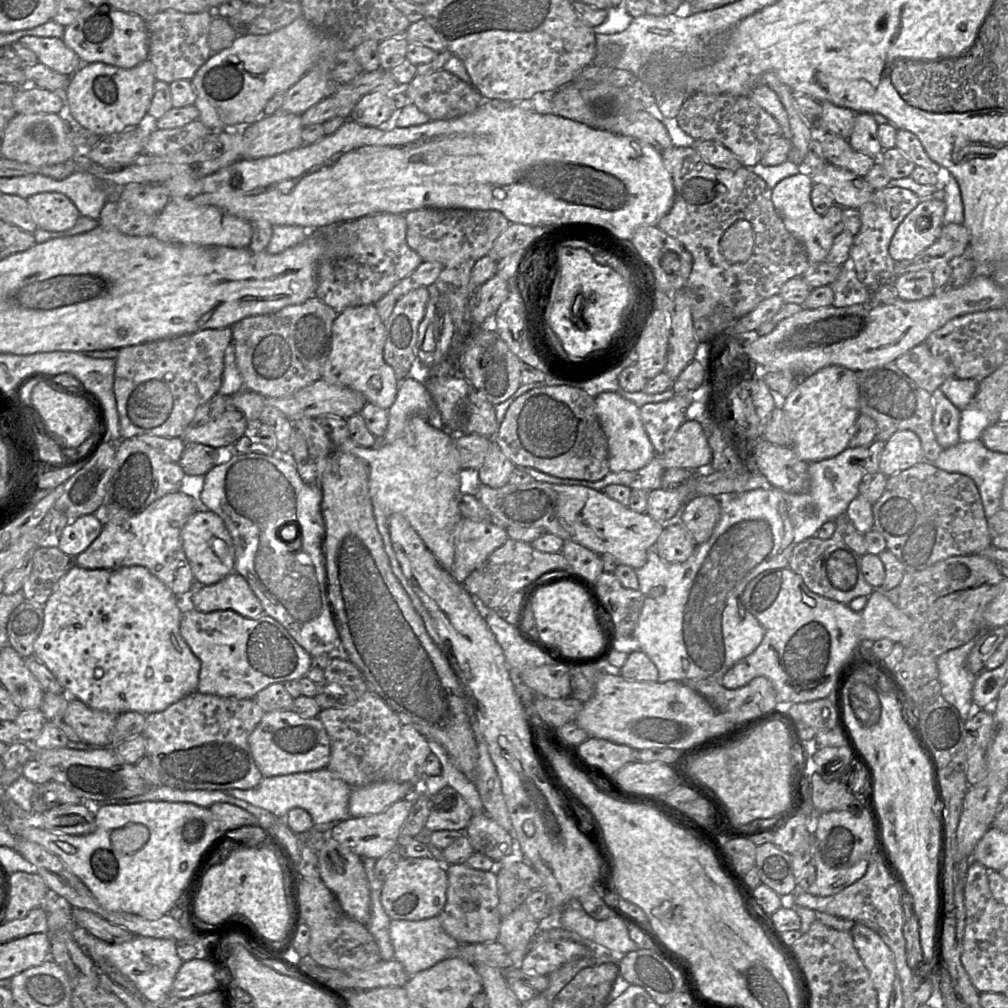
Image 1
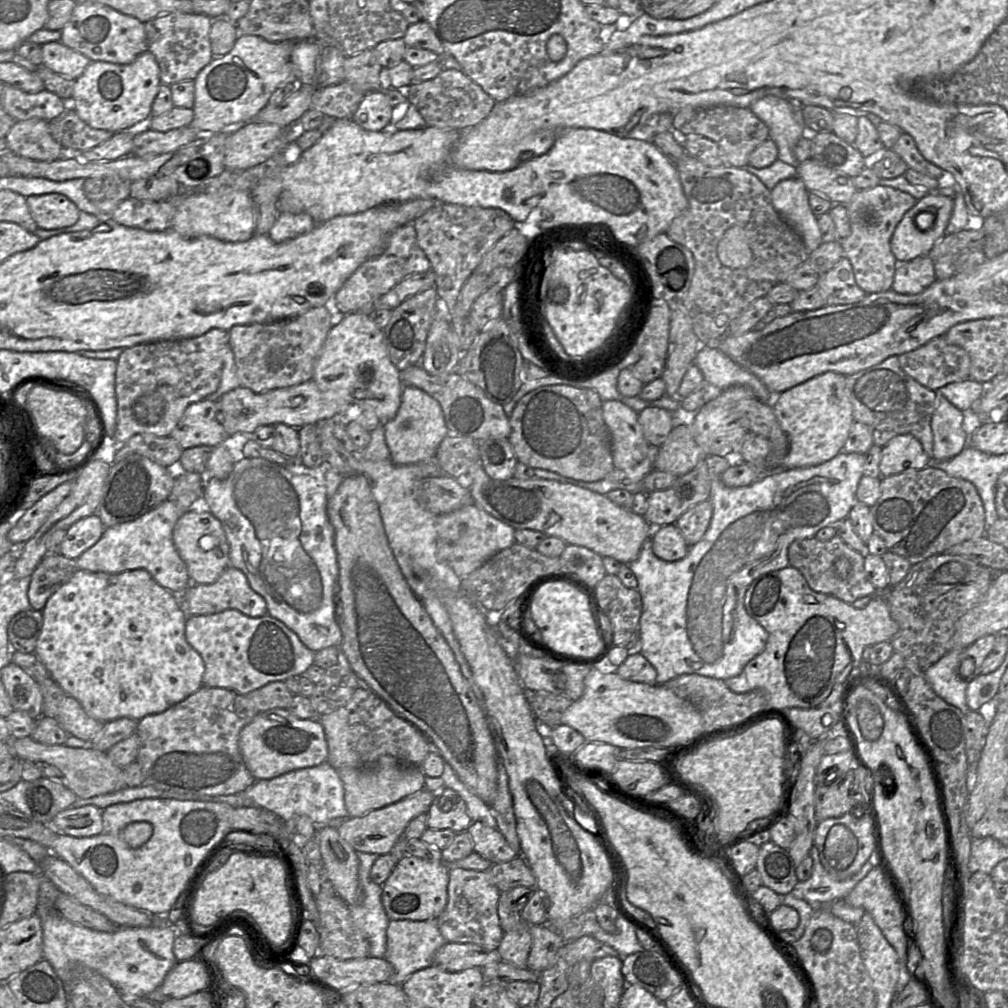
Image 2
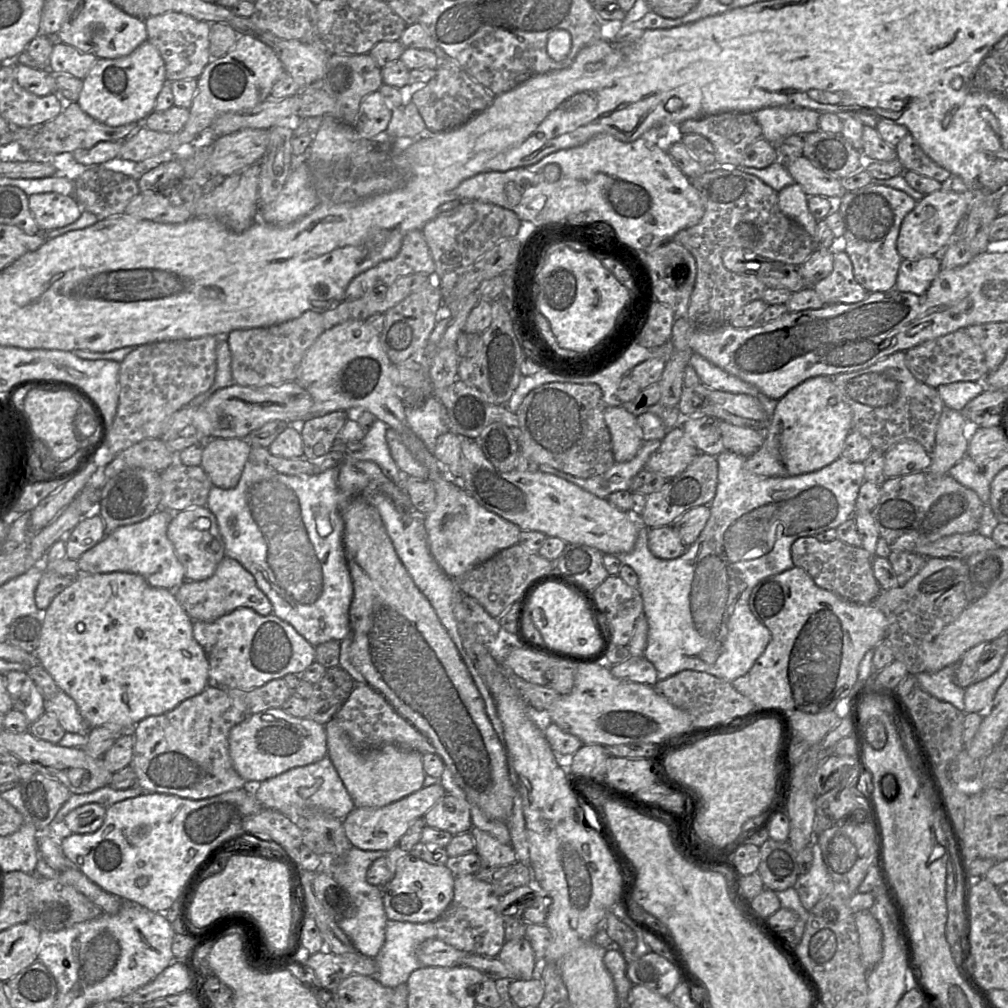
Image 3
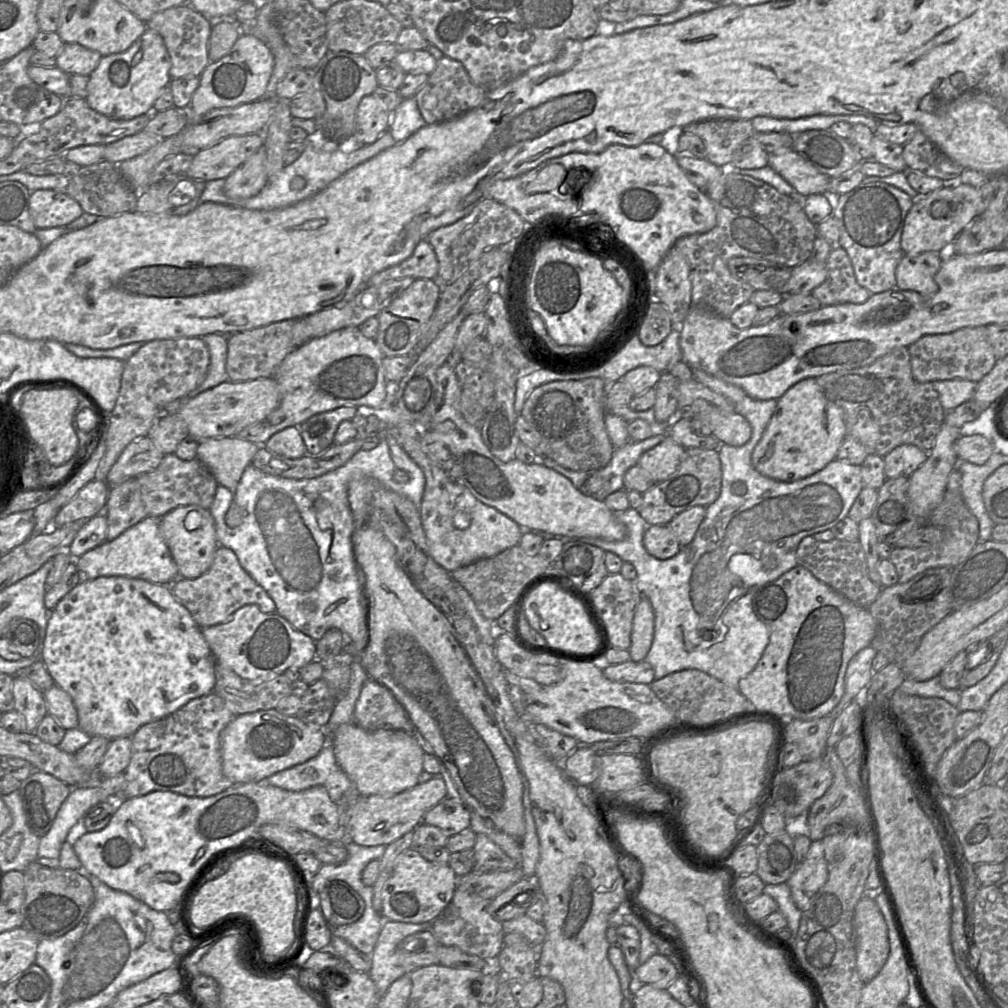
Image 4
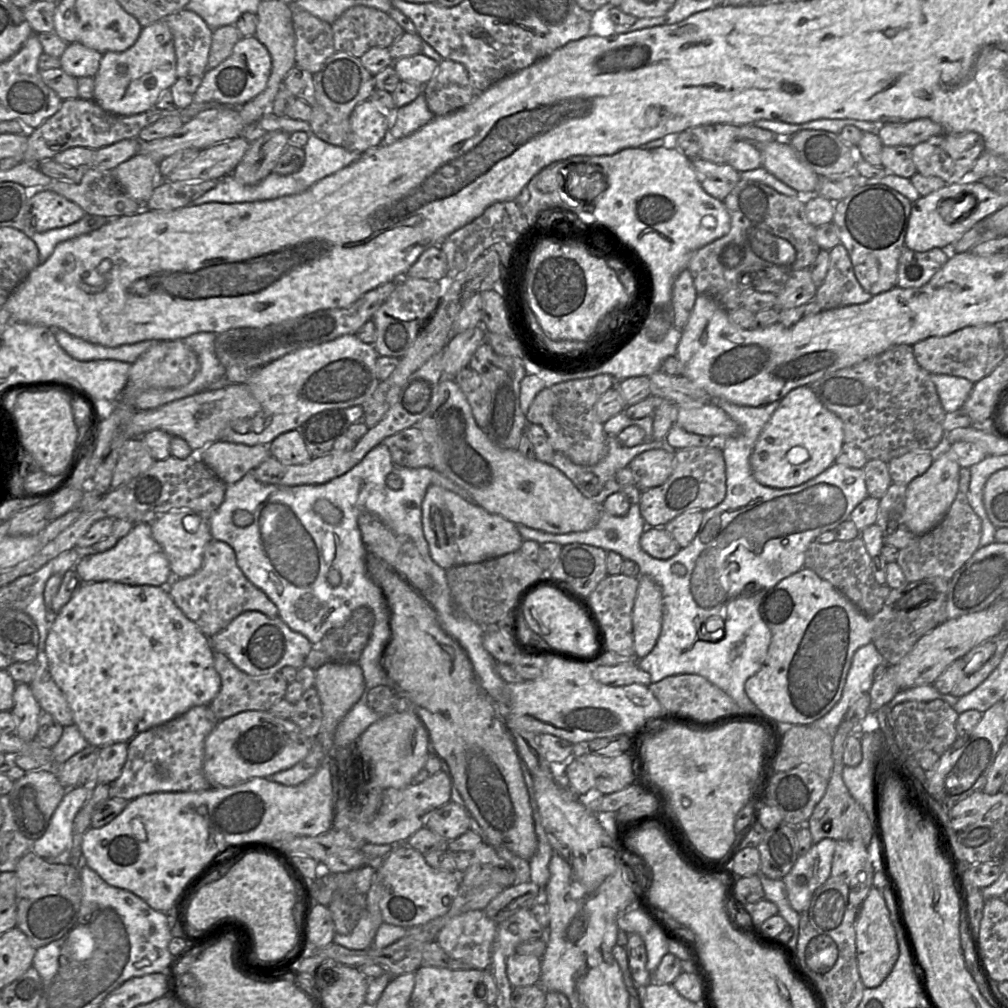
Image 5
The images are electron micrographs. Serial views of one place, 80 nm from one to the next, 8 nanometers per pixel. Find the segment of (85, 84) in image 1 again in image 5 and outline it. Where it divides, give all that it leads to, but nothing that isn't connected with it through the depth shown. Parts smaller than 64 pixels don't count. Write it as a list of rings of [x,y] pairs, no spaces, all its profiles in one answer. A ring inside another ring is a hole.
[[[164,20],[143,27],[137,41],[123,52],[106,52],[93,77],[94,102],[104,110],[123,116],[143,113],[155,107],[161,94],[178,79],[171,30]]]

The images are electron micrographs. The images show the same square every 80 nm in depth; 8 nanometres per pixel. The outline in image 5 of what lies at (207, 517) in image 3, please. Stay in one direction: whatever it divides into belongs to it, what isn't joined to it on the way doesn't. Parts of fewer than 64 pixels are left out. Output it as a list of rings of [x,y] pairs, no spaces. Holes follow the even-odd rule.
[[[177,508],[164,513],[150,524],[152,537],[161,546],[170,563],[172,577],[185,578],[201,568],[205,548],[212,540],[208,519],[190,508]]]

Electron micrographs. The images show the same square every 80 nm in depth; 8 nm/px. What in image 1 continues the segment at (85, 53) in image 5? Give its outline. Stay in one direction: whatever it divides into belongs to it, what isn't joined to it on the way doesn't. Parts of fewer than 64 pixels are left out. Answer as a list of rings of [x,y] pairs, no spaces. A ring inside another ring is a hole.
[[[22,37],[19,42],[35,53],[38,63],[62,75],[72,76],[83,62],[59,38]]]

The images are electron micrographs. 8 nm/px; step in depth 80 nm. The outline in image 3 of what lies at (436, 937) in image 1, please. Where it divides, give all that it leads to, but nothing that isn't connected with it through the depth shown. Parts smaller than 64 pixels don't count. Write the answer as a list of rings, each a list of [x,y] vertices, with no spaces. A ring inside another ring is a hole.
[[[388,919],[384,944],[374,958],[376,973],[371,977],[374,977],[383,986],[392,989],[401,984],[405,984],[410,974],[422,967],[416,956],[417,947],[430,938],[436,938],[434,922],[410,923]]]

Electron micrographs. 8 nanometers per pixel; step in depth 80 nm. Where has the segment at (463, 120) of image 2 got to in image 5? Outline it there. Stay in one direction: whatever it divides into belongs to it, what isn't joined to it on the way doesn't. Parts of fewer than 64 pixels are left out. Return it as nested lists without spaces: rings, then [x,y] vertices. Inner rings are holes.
[[[443,59],[434,76],[423,86],[429,110],[435,116],[453,113],[472,102],[477,92],[461,63]]]

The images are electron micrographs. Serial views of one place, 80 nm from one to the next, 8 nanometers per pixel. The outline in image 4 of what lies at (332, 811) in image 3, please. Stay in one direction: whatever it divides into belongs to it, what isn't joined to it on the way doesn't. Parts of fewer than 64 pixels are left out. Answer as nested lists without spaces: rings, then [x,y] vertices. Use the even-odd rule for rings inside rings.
[[[331,743],[326,744],[310,760],[275,773],[258,783],[292,792],[323,786],[335,803],[342,799],[349,788],[355,787],[338,765]]]

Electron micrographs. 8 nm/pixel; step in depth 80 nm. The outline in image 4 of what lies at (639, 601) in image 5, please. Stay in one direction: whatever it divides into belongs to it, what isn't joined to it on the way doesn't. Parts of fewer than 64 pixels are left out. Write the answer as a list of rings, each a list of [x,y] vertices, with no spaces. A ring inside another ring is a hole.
[[[642,597],[632,623],[629,648],[631,660],[642,661],[646,658],[653,642],[654,624],[655,615],[653,607],[648,598]]]

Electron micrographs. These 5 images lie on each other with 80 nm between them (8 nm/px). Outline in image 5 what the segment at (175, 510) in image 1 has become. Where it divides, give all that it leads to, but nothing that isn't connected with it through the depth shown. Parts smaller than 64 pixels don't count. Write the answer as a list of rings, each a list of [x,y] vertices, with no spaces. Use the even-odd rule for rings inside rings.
[[[150,523],[134,524],[128,534],[121,538],[111,549],[80,557],[75,571],[83,583],[114,581],[129,585],[152,585],[168,588],[172,580],[170,563],[161,546],[154,540]]]

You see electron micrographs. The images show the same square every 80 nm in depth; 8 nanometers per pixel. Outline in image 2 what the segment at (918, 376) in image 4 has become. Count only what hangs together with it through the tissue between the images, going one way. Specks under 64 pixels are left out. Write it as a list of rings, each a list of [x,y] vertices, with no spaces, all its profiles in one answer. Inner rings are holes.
[[[945,336],[930,340],[925,345],[898,356],[903,371],[924,387],[937,391],[950,383],[969,379],[971,361],[969,354],[959,346],[951,344]]]

